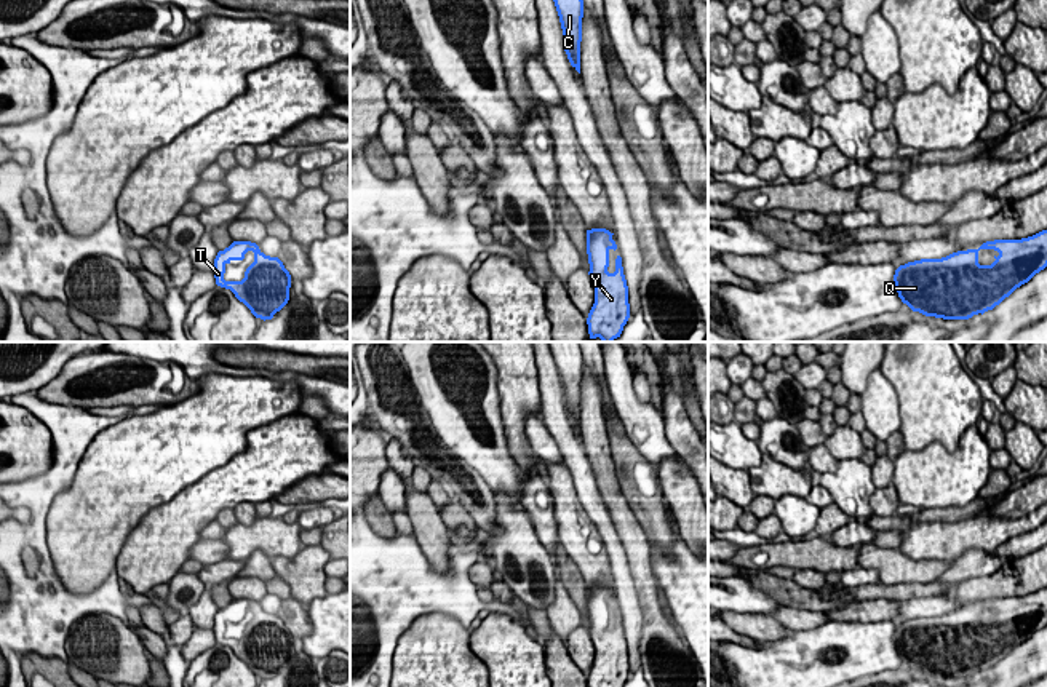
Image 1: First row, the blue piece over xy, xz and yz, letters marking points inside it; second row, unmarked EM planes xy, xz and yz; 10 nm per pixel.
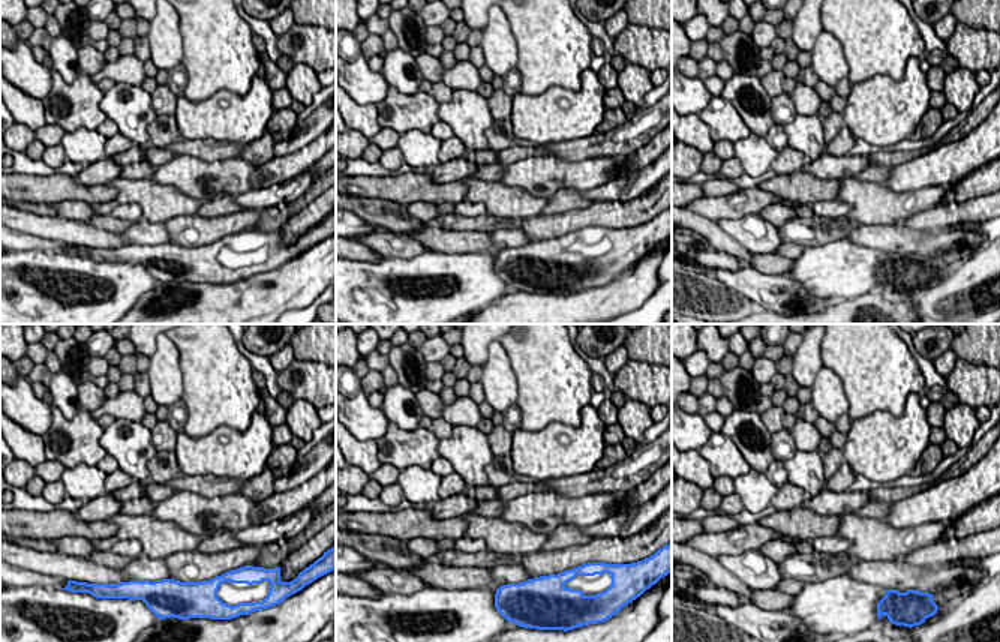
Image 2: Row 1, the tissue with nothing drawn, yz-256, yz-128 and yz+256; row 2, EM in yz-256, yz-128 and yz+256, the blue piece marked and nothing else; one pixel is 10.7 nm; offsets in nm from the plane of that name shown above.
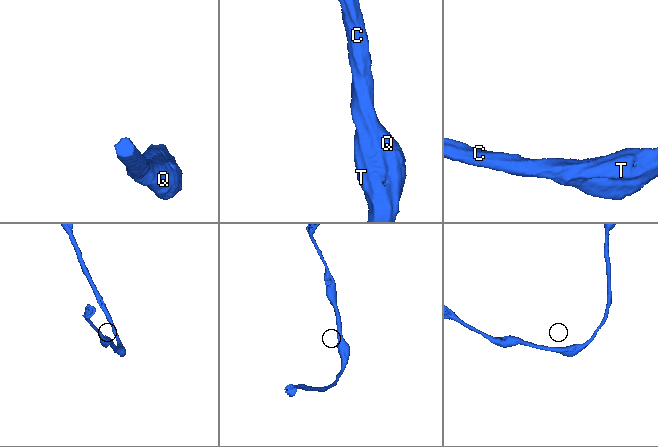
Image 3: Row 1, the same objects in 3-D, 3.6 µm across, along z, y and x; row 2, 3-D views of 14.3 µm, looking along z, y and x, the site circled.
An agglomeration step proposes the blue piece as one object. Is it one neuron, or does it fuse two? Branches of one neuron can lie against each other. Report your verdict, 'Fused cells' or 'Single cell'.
Single cell

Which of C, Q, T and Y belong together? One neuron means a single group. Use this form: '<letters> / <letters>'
C Q T Y

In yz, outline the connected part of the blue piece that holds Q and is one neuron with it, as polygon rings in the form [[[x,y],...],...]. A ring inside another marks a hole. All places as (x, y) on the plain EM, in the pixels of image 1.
[[[1042,588],[1021,598],[986,599],[978,607],[957,609],[942,617],[908,620],[895,628],[894,641],[898,655],[913,669],[943,677],[969,677],[993,668],[1045,625],[1047,588]],[[980,607],[994,607],[999,614],[994,614],[996,618],[991,623],[980,623]]]

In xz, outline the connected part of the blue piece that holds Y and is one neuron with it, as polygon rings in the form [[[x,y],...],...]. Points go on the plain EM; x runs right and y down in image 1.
[[[606,586],[587,588],[587,612],[590,637],[595,645],[595,661],[588,671],[588,687],[623,687],[630,676],[628,644],[622,615],[615,617],[615,629],[609,631],[609,609],[617,607]]]

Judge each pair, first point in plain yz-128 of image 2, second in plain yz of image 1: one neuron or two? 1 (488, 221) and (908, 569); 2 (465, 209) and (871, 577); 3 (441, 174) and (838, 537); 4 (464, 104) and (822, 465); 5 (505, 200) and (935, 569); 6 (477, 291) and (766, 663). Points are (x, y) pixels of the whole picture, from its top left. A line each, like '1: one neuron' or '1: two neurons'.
1: two neurons
2: one neuron
3: one neuron
4: two neurons
5: one neuron
6: one neuron

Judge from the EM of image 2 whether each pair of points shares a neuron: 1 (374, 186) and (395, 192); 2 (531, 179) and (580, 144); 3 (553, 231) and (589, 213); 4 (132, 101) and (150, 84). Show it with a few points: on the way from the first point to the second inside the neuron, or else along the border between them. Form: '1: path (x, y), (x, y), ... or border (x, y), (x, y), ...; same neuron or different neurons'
1: path (378, 186), (390, 188); same neuron
2: border (549, 153), (571, 161), (595, 158); different neurons
3: path (562, 224), (580, 218); same neuron
4: border (141, 86), (150, 95); different neurons

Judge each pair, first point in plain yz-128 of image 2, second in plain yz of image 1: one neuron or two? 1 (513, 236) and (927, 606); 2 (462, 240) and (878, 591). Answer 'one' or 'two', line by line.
1: one
2: two

